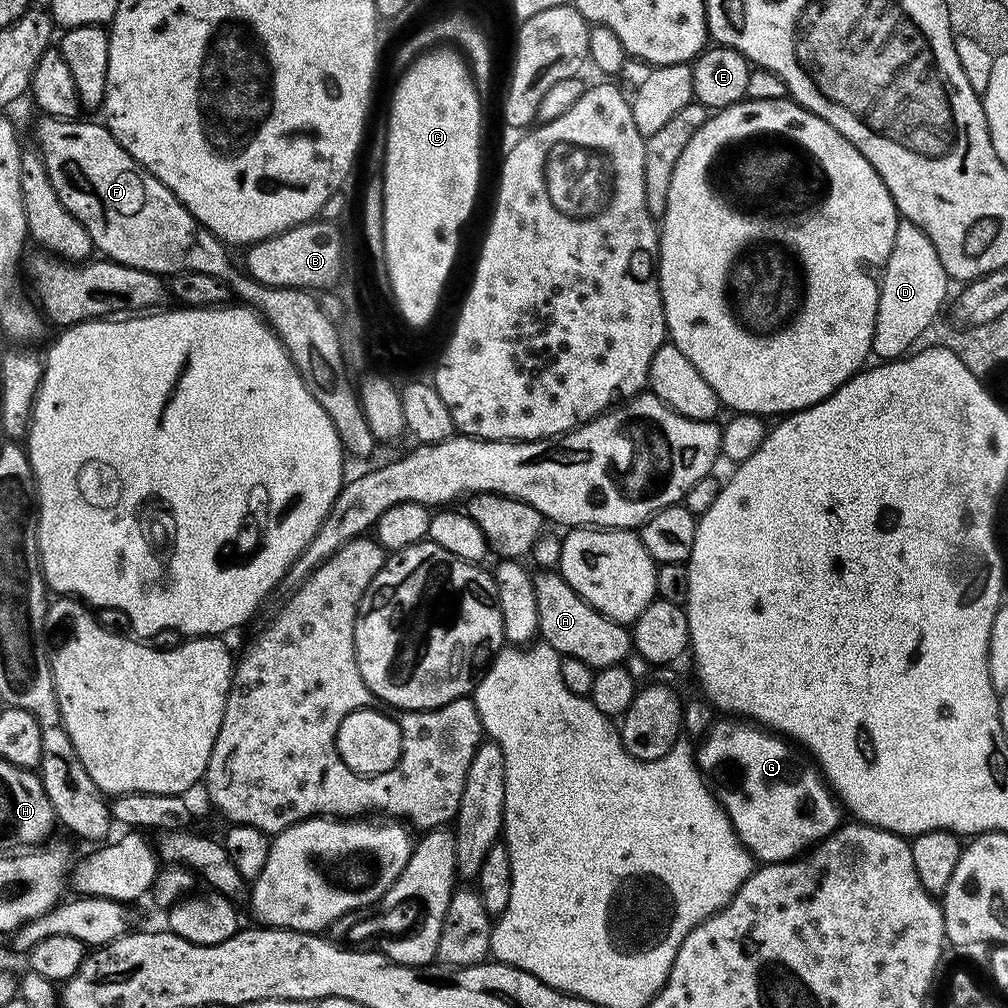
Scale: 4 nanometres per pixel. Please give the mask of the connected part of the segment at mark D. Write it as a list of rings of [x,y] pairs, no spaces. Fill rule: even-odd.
[[[901,219],[896,226],[894,246],[890,250],[890,258],[884,263],[882,275],[879,277],[880,297],[878,298],[878,314],[874,322],[874,338],[872,339],[872,356],[877,361],[887,362],[907,357],[913,351],[916,339],[927,333],[934,320],[941,315],[944,302],[949,299],[947,284],[949,276],[942,266],[942,258],[938,258],[938,250],[934,250],[934,242],[918,226],[909,220]]]

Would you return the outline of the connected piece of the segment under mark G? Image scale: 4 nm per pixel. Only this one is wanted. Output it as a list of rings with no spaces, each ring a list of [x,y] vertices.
[[[720,718],[699,741],[696,765],[704,773],[724,813],[732,819],[740,843],[764,864],[795,860],[805,850],[827,840],[842,823],[842,805],[828,787],[821,771],[799,747],[777,734],[744,718]]]

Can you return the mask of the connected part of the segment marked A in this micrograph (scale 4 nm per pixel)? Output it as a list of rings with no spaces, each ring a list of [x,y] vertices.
[[[540,570],[532,577],[534,598],[538,601],[540,619],[539,639],[548,644],[561,656],[582,658],[590,667],[597,670],[615,664],[623,665],[628,652],[633,651],[632,633],[623,624],[617,624],[609,616],[594,610],[573,590],[564,577],[556,570]]]

